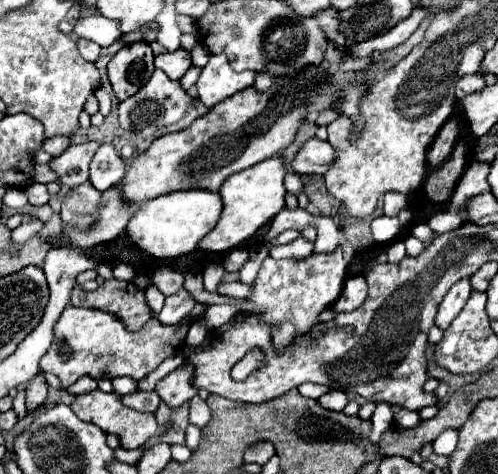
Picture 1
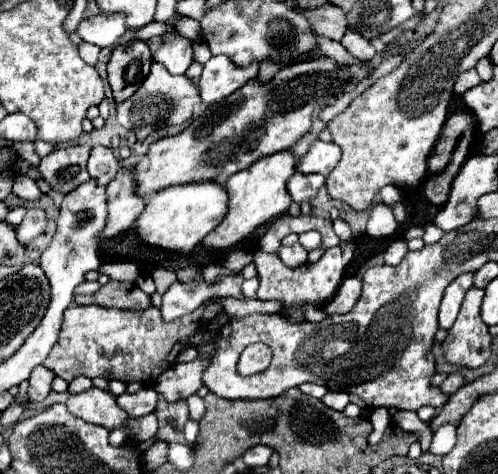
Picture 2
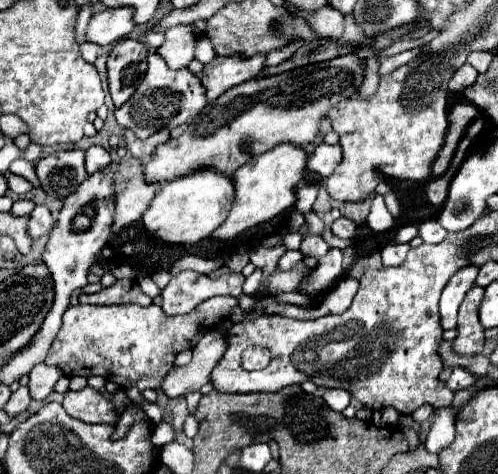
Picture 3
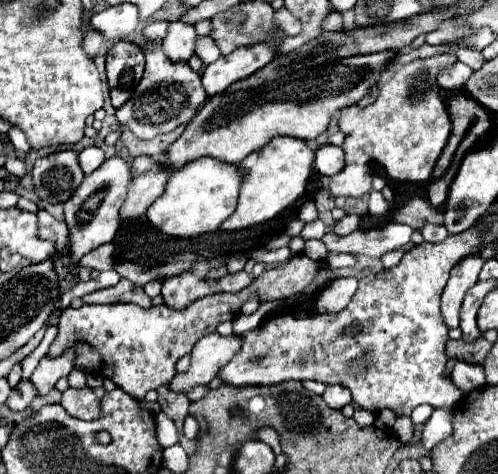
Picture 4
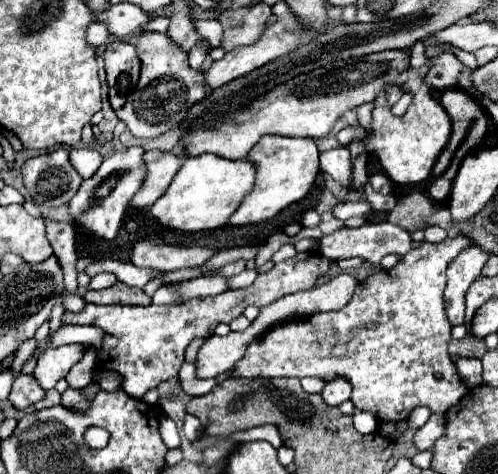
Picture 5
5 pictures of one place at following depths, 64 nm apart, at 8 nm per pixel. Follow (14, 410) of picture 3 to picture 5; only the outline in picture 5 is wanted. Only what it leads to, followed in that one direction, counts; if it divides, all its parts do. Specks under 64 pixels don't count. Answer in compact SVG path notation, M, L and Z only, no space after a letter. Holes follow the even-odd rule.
M20 374L14 380L12 392L8 396L8 400L16 406L16 408L28 408L32 404L36 404L38 400L44 398L44 388L40 386L40 382L36 382L34 374Z

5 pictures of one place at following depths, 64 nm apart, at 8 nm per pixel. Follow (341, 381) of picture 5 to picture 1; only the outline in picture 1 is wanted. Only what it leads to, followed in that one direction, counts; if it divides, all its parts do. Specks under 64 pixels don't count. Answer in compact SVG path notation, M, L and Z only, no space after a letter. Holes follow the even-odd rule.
M330 390L330 392L326 392L324 396L320 396L318 402L320 402L322 408L338 410L338 412L340 412L340 410L344 410L344 406L348 404L348 398L346 398L346 394L340 392L340 390Z

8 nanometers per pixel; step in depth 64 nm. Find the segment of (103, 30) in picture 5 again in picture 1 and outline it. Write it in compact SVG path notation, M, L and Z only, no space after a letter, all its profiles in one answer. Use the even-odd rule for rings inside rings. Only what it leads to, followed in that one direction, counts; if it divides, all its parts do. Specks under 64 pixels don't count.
M78 40L78 50L80 50L80 56L88 62L96 62L98 60L98 54L100 54L100 46L90 42L90 40Z

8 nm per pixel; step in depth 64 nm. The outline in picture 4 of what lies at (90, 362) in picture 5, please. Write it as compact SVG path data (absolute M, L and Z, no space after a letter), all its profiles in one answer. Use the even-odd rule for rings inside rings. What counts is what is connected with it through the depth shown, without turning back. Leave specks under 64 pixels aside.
M74 368L70 374L68 374L68 382L70 382L70 388L84 388L86 386L86 372L84 368Z

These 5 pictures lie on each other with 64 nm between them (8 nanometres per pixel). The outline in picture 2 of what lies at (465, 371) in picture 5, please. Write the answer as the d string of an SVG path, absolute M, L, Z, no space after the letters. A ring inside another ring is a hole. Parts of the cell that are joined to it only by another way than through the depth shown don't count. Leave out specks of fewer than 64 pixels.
M450 374L444 382L442 382L442 386L440 386L440 390L442 392L446 392L446 394L454 394L458 388L462 388L466 382L464 382L464 376L462 374Z

